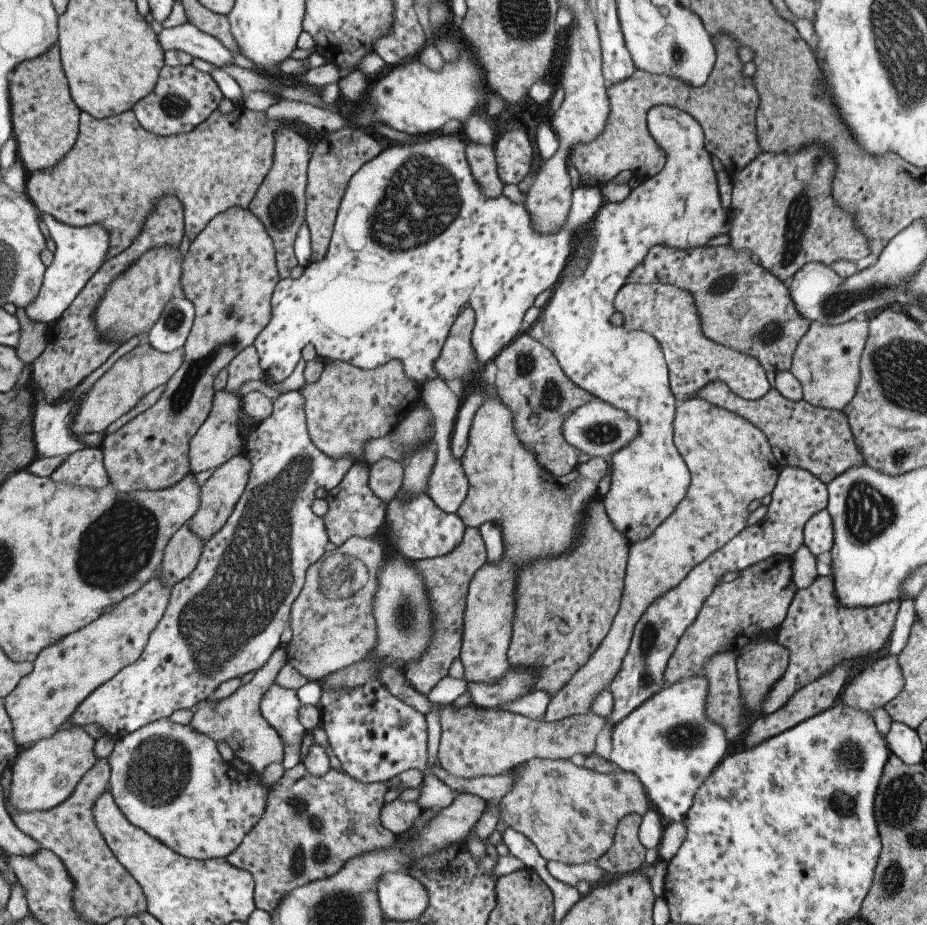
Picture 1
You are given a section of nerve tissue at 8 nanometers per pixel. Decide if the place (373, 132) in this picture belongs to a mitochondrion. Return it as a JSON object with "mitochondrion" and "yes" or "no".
{"mitochondrion":"no"}

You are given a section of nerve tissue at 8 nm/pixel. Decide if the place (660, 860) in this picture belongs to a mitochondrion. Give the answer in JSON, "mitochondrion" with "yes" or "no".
{"mitochondrion":"no"}

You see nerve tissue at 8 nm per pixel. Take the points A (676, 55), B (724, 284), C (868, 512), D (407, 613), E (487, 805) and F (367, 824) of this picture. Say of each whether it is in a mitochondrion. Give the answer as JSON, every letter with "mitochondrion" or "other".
{"A":"mitochondrion","B":"mitochondrion","C":"mitochondrion","D":"mitochondrion","E":"other","F":"other"}

